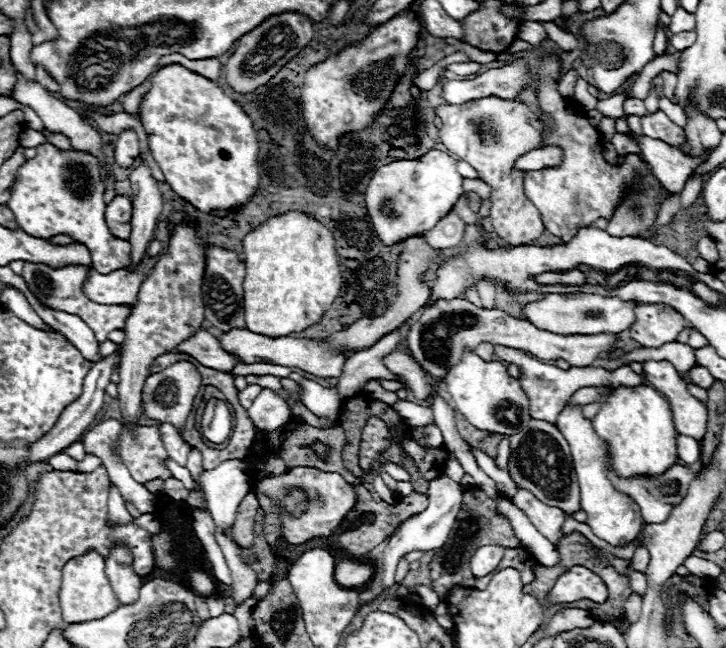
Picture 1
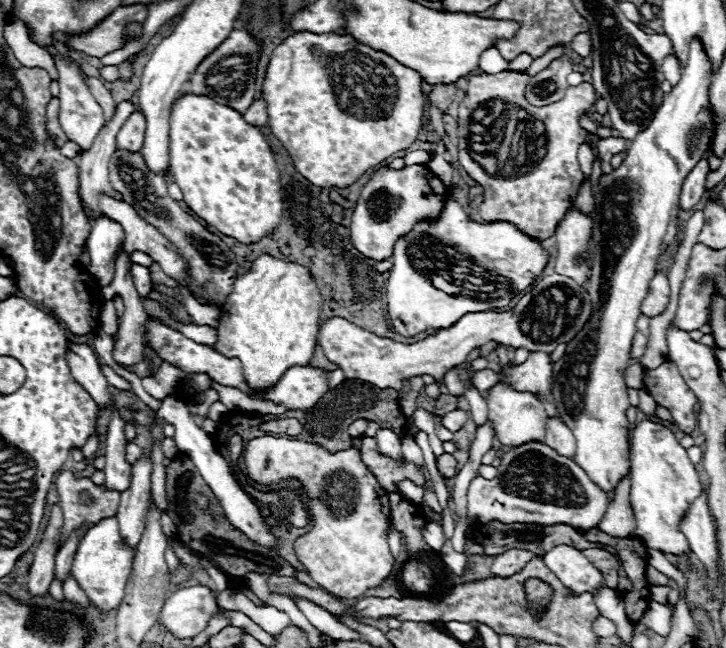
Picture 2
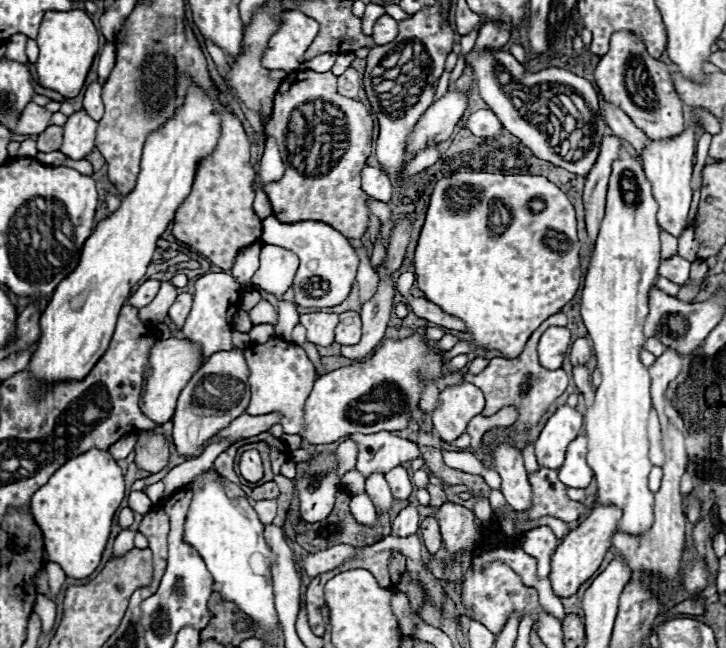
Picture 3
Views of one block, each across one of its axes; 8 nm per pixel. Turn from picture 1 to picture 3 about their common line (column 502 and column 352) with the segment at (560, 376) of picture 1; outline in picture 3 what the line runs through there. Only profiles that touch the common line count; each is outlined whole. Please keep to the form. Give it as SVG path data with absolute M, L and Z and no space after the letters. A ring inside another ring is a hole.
M386 276L378 284L378 292L372 300L368 300L362 306L362 340L356 346L342 346L342 356L350 360L366 360L370 358L370 352L382 342L384 330L390 320L392 312L392 298L394 298L394 288L392 288L392 278Z

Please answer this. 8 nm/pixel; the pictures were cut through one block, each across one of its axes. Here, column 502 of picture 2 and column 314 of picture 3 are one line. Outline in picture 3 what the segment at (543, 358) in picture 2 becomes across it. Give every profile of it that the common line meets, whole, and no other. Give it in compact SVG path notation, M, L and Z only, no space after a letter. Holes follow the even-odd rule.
M272 338L266 344L250 344L244 350L248 370L250 370L250 390L252 398L246 408L246 414L250 416L262 416L270 412L278 412L280 424L286 434L300 434L302 428L302 408L306 402L306 396L310 394L316 370L314 364L308 360L306 352L296 346L294 342L286 342L282 338Z

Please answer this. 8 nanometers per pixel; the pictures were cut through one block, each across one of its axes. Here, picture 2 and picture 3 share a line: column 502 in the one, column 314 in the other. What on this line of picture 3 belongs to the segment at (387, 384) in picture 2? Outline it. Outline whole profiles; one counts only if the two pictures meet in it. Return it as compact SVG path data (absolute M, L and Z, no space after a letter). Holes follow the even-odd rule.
M334 312L300 314L300 324L308 330L308 342L316 346L330 346L334 342L334 328L340 318Z

